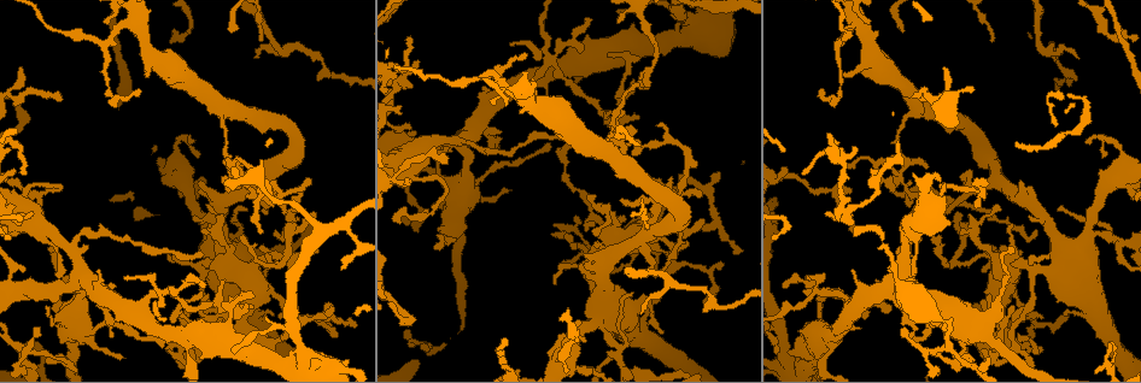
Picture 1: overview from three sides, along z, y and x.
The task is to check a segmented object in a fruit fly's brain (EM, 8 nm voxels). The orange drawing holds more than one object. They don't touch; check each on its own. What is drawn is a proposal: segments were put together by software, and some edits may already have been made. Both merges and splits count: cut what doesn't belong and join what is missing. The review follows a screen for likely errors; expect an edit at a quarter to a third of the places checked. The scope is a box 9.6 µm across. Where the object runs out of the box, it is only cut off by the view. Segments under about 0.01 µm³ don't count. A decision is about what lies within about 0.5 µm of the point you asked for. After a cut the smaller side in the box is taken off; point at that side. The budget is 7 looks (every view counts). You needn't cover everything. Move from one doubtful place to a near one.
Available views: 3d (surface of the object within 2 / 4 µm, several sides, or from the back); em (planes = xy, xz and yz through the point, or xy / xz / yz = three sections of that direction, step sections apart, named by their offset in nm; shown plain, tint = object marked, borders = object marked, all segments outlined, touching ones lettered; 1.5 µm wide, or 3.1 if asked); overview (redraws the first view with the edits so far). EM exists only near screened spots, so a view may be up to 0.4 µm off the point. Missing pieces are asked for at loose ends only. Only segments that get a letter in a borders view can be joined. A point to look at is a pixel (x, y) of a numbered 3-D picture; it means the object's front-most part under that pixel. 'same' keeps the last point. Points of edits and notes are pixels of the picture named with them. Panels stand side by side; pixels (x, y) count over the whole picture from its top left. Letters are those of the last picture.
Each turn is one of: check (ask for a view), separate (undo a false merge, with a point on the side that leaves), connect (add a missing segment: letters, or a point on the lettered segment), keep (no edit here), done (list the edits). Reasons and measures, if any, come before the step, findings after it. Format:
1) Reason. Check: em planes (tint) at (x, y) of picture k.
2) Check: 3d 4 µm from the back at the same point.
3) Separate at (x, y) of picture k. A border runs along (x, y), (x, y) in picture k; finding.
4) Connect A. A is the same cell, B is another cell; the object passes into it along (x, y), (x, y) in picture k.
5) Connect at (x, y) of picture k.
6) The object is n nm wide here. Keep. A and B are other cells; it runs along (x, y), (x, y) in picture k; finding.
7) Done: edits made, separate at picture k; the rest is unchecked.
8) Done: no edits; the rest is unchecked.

Thick turns thin. Check: em planes (plain) at (59, 301) of picture 1.

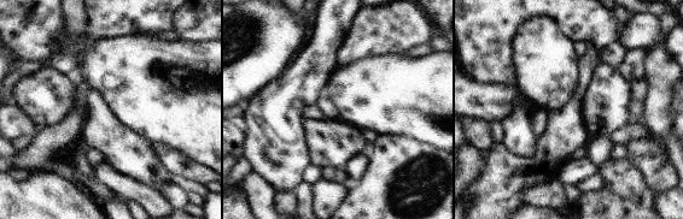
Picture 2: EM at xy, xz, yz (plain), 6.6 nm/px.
What lies round it. Check: em planes (borders) at the same point.

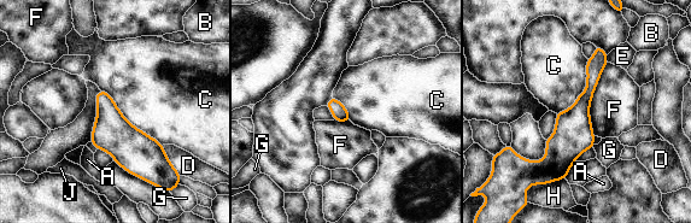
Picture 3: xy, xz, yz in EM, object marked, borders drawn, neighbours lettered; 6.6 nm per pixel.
Keep. A, B, C, D, E, F, G, H and J are other cells; it runs along (598, 50), (590, 91), (552, 176) in picture 3; all the same neuron.

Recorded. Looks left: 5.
Branch stops here. Check: em planes (borders) at (962, 229) of picture 1.

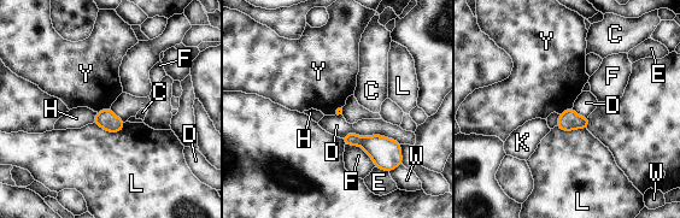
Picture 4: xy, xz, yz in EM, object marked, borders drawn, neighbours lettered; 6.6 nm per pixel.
Keep. C, D, E, F, H, K, L, W and Y are other cells; a border runs along (110, 106), (97, 112) in picture 4; none of them fits.

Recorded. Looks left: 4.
Check: 3d 4 µm from the back at (848, 165) of picture 1.

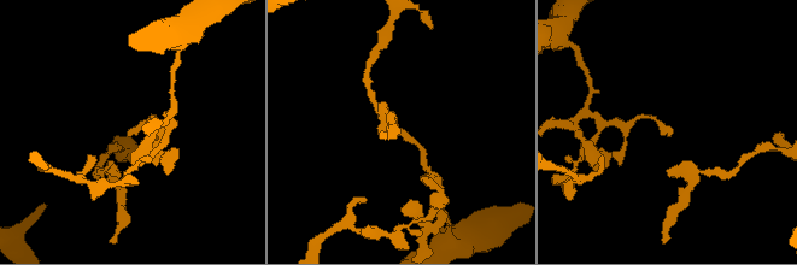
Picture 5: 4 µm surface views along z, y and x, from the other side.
Check: em planes (tint) at (128, 134) of picture 5.

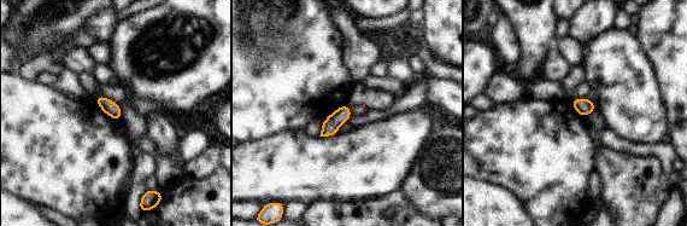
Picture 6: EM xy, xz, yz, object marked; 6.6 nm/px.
See the neighbours. Check: em planes (borders) at the same point.

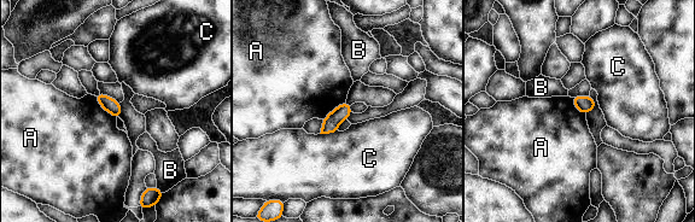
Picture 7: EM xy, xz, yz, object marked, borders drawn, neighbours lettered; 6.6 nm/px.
The object is 100 nm wide here. Keep. A, B and C are other cells; a border runs along (93, 95), (116, 118) in picture 7; none of them fits.

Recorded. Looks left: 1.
Done: no edits; the rest is unchecked.

